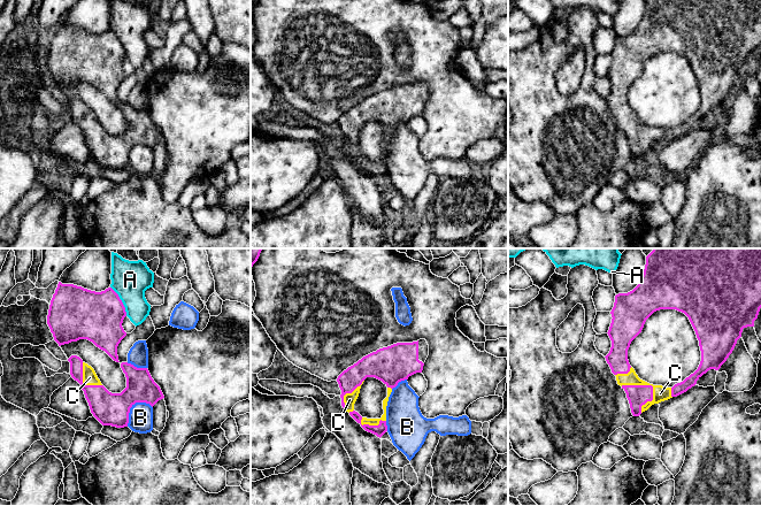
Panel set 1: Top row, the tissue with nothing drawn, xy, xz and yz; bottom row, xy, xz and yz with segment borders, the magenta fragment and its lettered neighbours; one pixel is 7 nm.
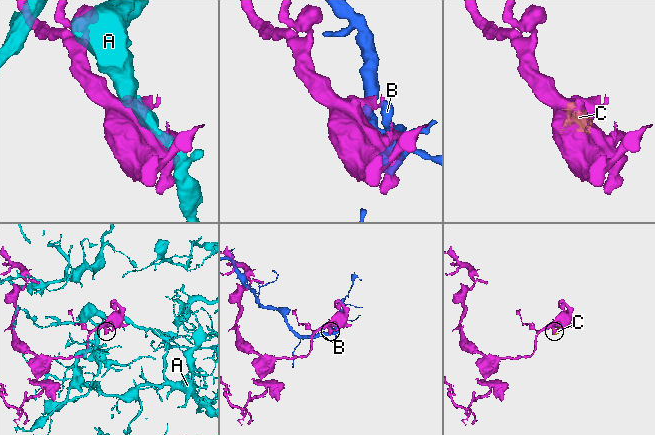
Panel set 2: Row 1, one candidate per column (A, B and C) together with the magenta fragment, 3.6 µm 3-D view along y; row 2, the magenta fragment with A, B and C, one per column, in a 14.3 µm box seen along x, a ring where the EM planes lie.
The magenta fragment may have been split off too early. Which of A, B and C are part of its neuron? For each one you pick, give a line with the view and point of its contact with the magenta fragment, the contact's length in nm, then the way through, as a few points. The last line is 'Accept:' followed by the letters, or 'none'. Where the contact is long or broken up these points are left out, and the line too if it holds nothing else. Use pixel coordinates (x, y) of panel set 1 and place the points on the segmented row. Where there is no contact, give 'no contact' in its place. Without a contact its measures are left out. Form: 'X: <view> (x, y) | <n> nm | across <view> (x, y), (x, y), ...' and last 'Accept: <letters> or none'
C: yz (643, 385) | 260 nm
Accept: C

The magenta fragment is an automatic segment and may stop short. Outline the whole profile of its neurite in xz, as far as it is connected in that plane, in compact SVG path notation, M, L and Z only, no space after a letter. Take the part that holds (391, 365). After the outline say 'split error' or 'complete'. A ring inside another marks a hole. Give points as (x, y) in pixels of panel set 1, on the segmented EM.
M420 339L413 343L397 343L363 356L337 378L343 408L366 431L380 438L387 431L386 406L392 389L409 376L422 373L428 355L429 345L425 339ZM367 377L375 377L387 386L387 397L383 400L384 414L380 419L362 417L354 411L361 385Z; split error

